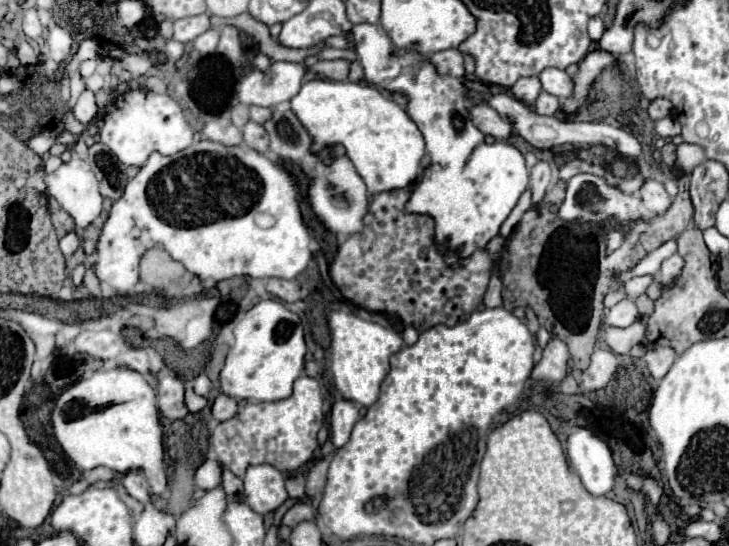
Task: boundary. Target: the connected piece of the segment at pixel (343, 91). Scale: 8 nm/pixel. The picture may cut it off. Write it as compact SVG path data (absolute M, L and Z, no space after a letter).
M311 80L289 102L301 124L313 136L313 150L343 144L371 194L409 188L421 170L425 140L411 116L371 84Z

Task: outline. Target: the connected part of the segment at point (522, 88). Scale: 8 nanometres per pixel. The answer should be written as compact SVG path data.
M529 76L529 78L519 78L519 82L515 82L515 86L509 88L509 92L519 98L519 100L525 100L527 104L533 104L537 94L541 92L541 84L539 84L539 78L537 76Z

